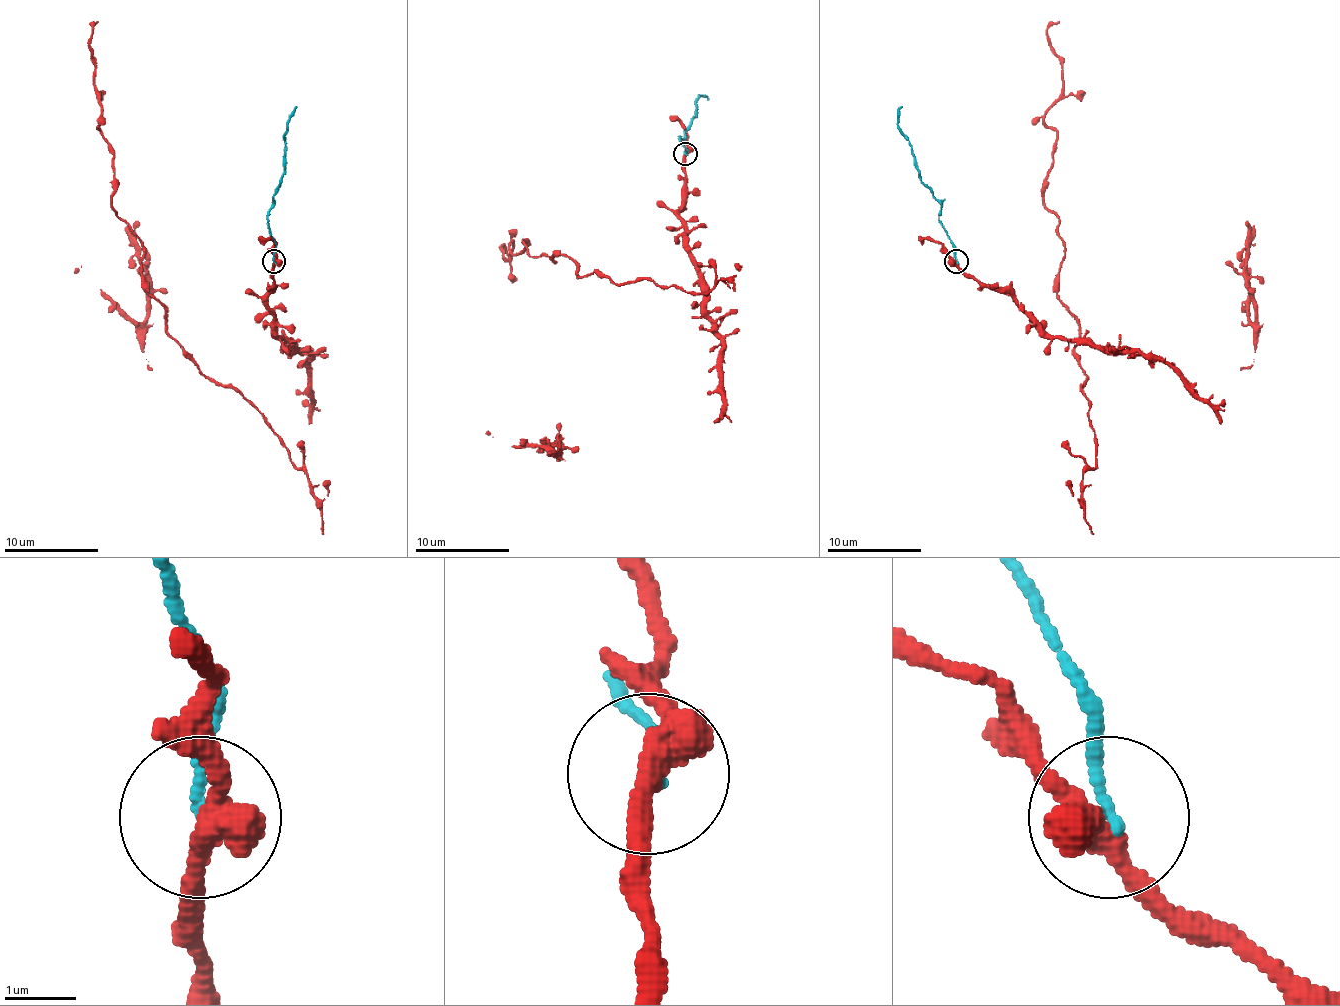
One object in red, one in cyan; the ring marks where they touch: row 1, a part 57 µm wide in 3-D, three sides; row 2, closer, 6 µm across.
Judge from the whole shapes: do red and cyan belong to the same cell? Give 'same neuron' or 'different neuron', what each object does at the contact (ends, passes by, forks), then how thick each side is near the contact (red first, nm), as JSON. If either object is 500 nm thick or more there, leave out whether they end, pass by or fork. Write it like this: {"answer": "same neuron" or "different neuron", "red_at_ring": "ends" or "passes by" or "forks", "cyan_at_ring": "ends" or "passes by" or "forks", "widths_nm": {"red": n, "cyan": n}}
{"answer": "different neuron", "red_at_ring": "passes by", "cyan_at_ring": "ends", "widths_nm": {"red": 440, "cyan": 170}}

